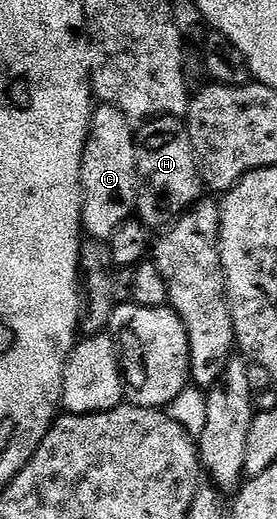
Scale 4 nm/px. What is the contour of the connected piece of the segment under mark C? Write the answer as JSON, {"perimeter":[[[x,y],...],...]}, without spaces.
{"perimeter":[[[98,105],[89,125],[89,135],[81,161],[81,225],[90,239],[108,240],[123,223],[134,217],[139,193],[137,148],[134,127],[125,114],[114,106]]]}

